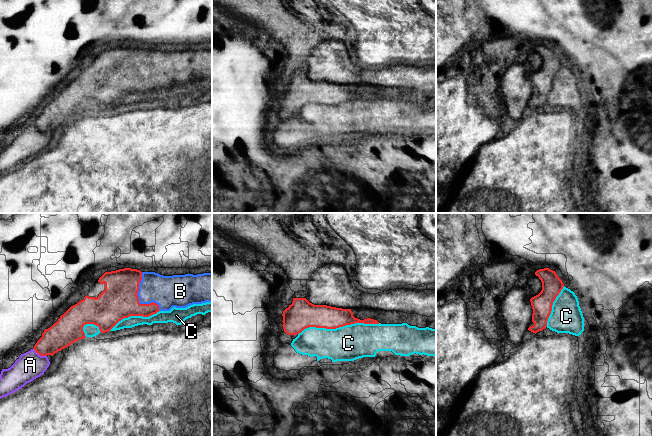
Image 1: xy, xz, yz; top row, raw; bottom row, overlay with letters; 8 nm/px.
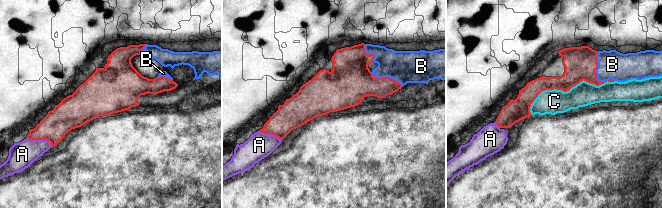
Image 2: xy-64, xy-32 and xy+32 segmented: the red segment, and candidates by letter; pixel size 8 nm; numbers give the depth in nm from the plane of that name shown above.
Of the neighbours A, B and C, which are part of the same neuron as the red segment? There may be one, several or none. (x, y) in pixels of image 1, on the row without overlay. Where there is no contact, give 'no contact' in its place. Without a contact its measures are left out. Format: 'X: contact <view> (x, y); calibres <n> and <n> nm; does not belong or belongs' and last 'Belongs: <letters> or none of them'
A: contact xy (40, 130); calibres 220 and 220 nm; does not belong
B: contact xy (138, 75); calibres 280 and 260 nm; belongs
C: contact xz (338, 103); calibres 190 and 280 nm; does not belong
Belongs: B

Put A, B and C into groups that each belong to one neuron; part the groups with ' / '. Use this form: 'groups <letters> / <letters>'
groups A C / B

